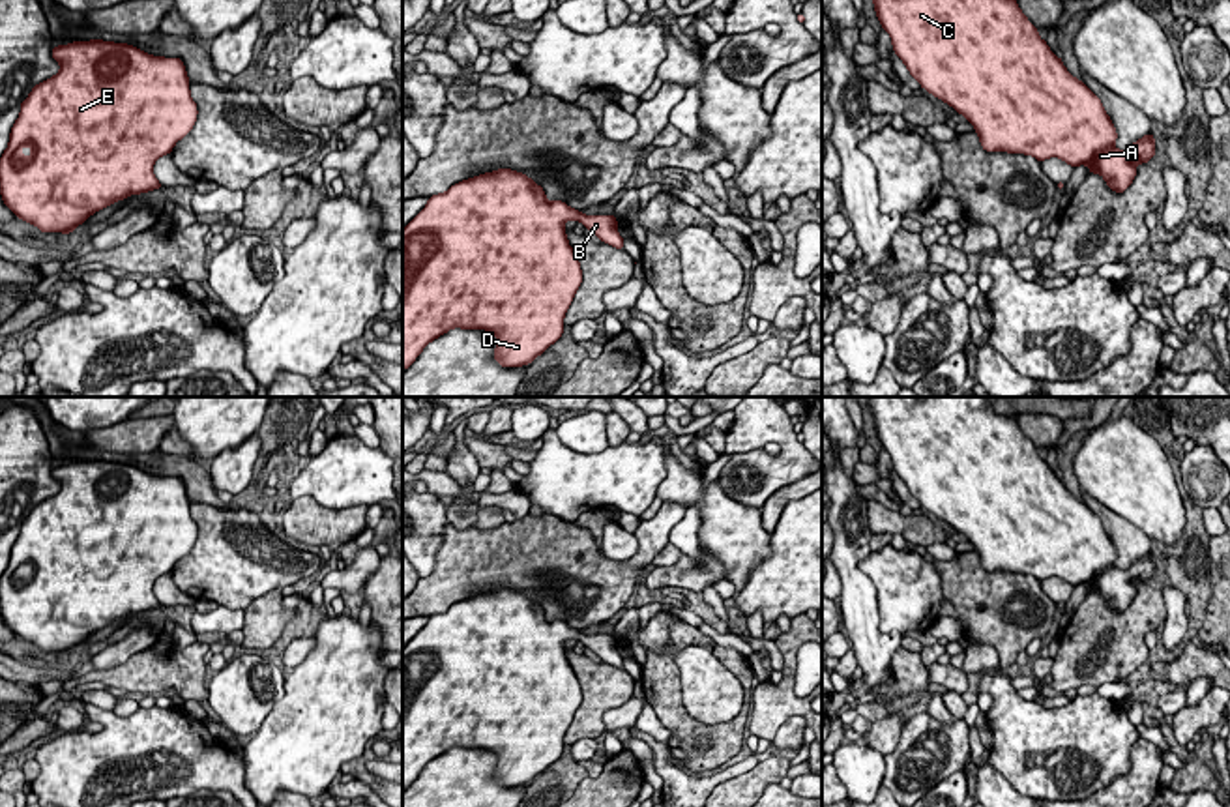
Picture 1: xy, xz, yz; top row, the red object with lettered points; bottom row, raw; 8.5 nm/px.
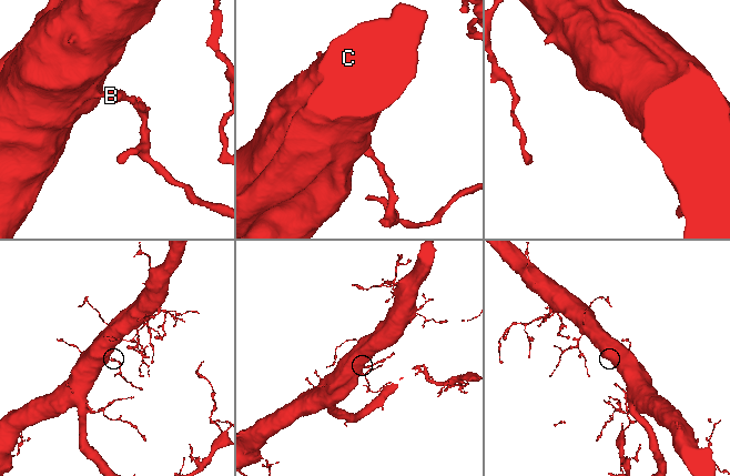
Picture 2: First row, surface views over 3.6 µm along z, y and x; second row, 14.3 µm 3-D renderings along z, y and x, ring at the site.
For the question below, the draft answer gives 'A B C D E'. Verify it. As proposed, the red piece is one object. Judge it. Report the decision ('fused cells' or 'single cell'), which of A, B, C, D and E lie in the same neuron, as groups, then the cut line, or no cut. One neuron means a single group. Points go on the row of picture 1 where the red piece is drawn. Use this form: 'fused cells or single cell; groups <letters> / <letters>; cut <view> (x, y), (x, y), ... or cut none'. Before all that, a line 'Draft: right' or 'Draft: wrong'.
Draft: right
single cell; groups A B C D E; cut none

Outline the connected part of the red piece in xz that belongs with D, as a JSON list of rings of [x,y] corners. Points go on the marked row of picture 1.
[[[500,169],[451,185],[429,197],[427,206],[403,228],[403,371],[421,350],[453,328],[487,330],[498,337],[494,359],[502,367],[532,363],[564,333],[564,316],[582,283],[582,271],[565,236],[565,221],[577,219],[601,242],[623,249],[614,215],[584,215],[562,200],[549,202],[541,185],[522,172]]]

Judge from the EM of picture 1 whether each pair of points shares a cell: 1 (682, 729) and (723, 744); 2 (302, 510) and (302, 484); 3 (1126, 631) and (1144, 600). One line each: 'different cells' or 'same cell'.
1: same cell
2: different cells
3: same cell

